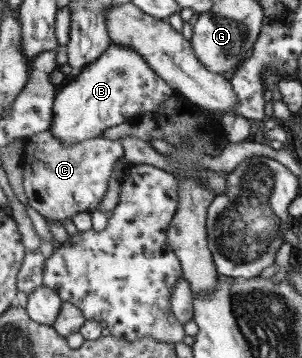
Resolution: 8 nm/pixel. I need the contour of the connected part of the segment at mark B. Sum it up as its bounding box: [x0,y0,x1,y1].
[51,44,177,145]

